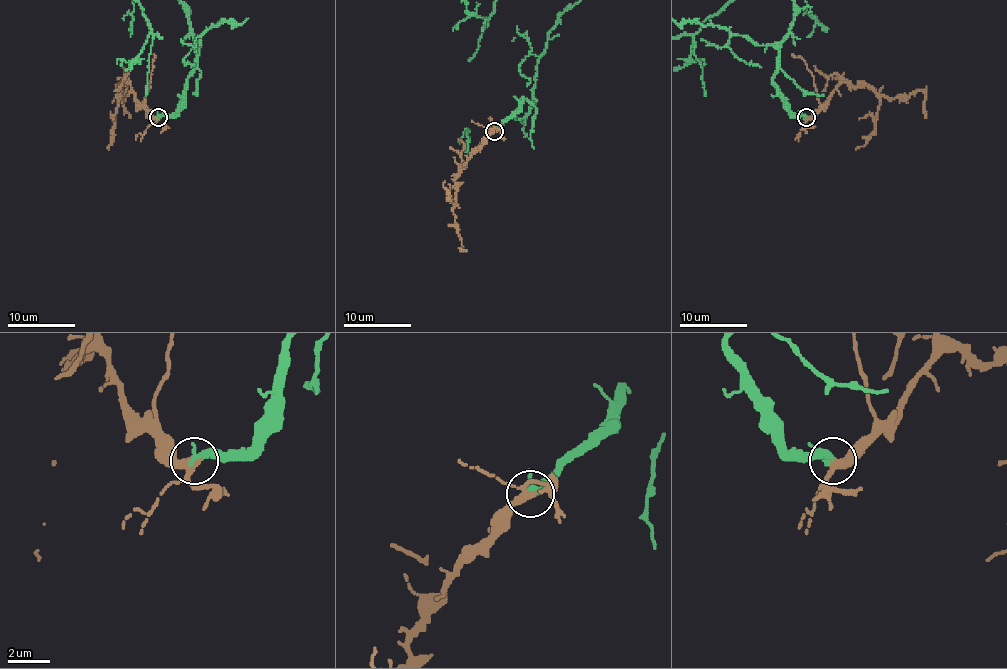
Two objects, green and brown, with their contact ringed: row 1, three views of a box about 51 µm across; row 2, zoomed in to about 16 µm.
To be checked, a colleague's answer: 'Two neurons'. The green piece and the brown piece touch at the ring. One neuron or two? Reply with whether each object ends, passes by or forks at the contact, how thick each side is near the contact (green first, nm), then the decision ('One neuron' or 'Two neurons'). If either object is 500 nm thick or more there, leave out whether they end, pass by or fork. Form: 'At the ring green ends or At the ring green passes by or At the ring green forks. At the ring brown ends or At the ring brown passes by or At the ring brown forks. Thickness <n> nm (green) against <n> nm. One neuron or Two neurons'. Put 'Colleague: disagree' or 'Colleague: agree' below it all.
At the ring green ends. At the ring brown forks. Thickness 320 nm (green) against 280 nm. One neuron
Colleague: disagree

